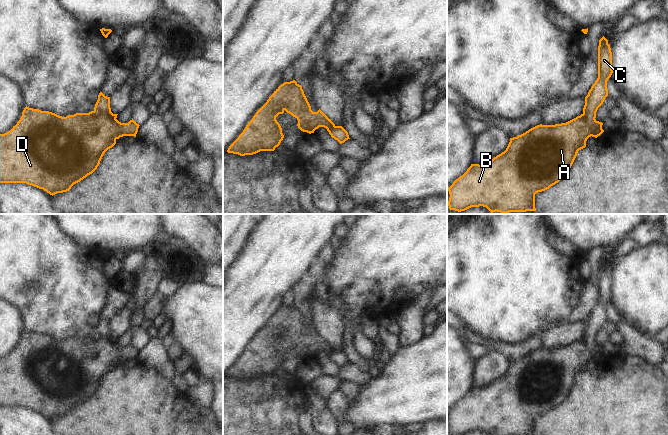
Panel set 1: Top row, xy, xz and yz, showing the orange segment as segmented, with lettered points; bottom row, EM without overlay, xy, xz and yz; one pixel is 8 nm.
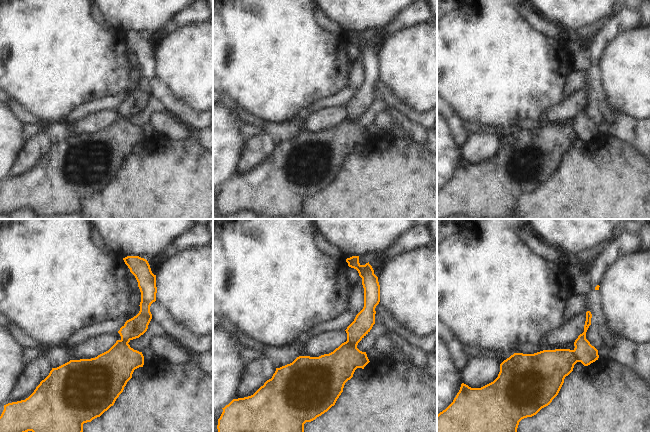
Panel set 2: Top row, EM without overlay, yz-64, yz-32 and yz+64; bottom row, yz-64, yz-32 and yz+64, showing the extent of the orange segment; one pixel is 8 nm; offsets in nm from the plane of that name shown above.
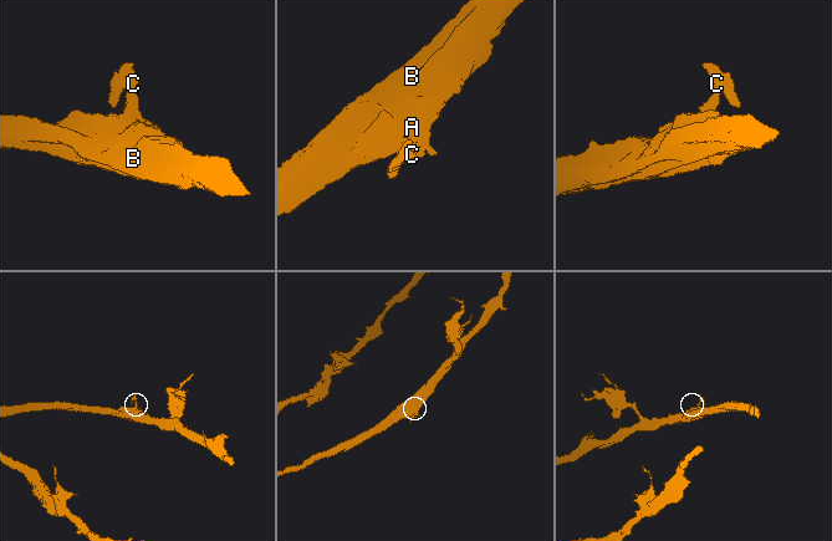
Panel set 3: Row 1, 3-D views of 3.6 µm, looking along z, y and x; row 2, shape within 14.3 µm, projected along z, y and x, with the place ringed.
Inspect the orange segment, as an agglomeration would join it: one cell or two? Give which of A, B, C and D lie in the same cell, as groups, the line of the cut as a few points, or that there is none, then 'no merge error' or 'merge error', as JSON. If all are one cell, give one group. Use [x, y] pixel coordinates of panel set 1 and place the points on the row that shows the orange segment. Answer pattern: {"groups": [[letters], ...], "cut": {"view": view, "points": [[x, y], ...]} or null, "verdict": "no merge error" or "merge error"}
{"groups": [["A", "B", "D"], ["C"]], "cut": {"view": "yz", "points": [[582, 114], [593, 122], [601, 133]]}, "verdict": "merge error"}

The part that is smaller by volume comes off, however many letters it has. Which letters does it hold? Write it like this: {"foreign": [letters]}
{"foreign": ["C"]}

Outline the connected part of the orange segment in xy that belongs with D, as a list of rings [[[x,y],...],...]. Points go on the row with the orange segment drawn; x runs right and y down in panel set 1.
[[[26,106],[17,124],[7,133],[0,134],[0,183],[26,183],[52,196],[67,192],[97,169],[104,153],[116,144],[117,139],[123,136],[136,137],[139,126],[133,119],[121,123],[110,114],[95,110],[62,117]]]

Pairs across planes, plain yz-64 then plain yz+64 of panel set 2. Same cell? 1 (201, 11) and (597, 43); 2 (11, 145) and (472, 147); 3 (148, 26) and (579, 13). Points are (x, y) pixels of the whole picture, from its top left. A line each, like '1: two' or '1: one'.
1: one
2: two
3: one

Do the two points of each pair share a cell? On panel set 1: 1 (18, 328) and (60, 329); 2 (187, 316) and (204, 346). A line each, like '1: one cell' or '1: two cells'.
1: two cells
2: one cell

